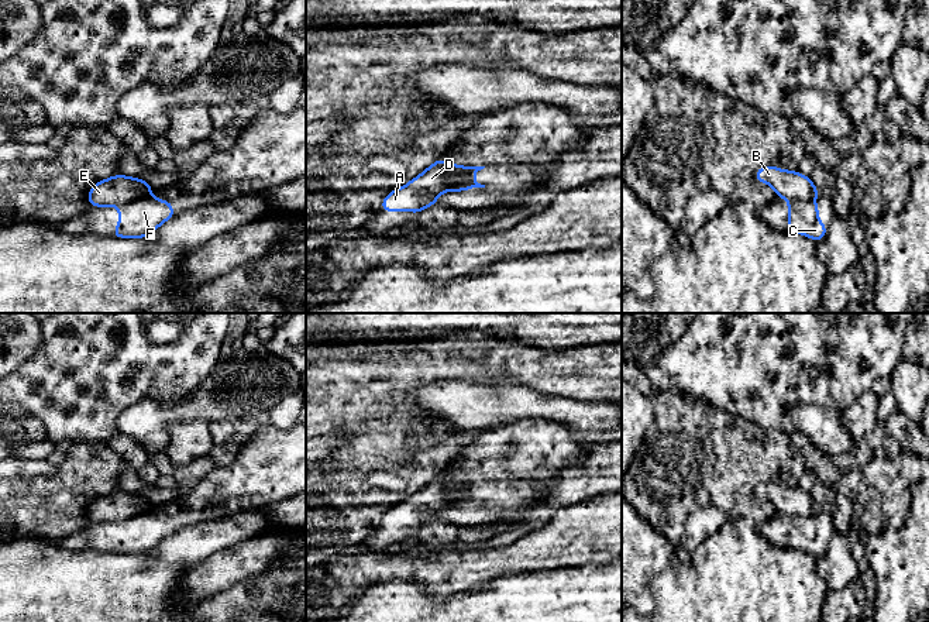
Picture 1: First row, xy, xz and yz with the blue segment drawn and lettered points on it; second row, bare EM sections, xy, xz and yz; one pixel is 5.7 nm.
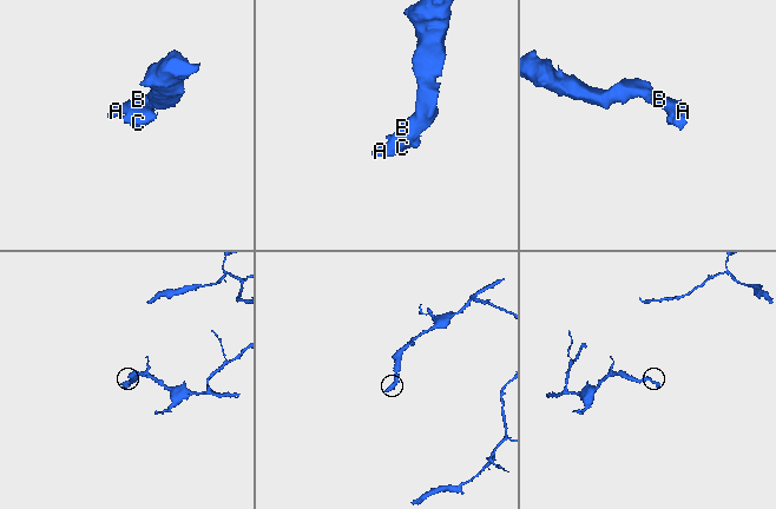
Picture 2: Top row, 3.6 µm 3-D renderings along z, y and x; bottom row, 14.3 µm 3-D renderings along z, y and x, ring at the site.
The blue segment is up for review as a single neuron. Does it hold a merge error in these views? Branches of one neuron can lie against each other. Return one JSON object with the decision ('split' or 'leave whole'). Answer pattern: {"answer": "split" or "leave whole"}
{"answer": "split"}

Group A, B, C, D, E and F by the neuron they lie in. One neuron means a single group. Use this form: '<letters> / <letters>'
A B D E / C F

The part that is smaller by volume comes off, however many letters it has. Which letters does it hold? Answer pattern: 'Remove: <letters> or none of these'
Remove: C, F

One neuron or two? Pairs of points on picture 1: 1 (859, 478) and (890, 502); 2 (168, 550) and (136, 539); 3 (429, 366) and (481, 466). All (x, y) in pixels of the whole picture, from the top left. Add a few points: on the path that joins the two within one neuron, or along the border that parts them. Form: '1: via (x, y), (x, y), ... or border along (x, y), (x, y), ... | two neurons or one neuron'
1: via (866, 483), (871, 484), (883, 495) | one neuron
2: border along (183, 528), (165, 536), (148, 553) | two neurons
3: border along (465, 444), (443, 468) | two neurons

